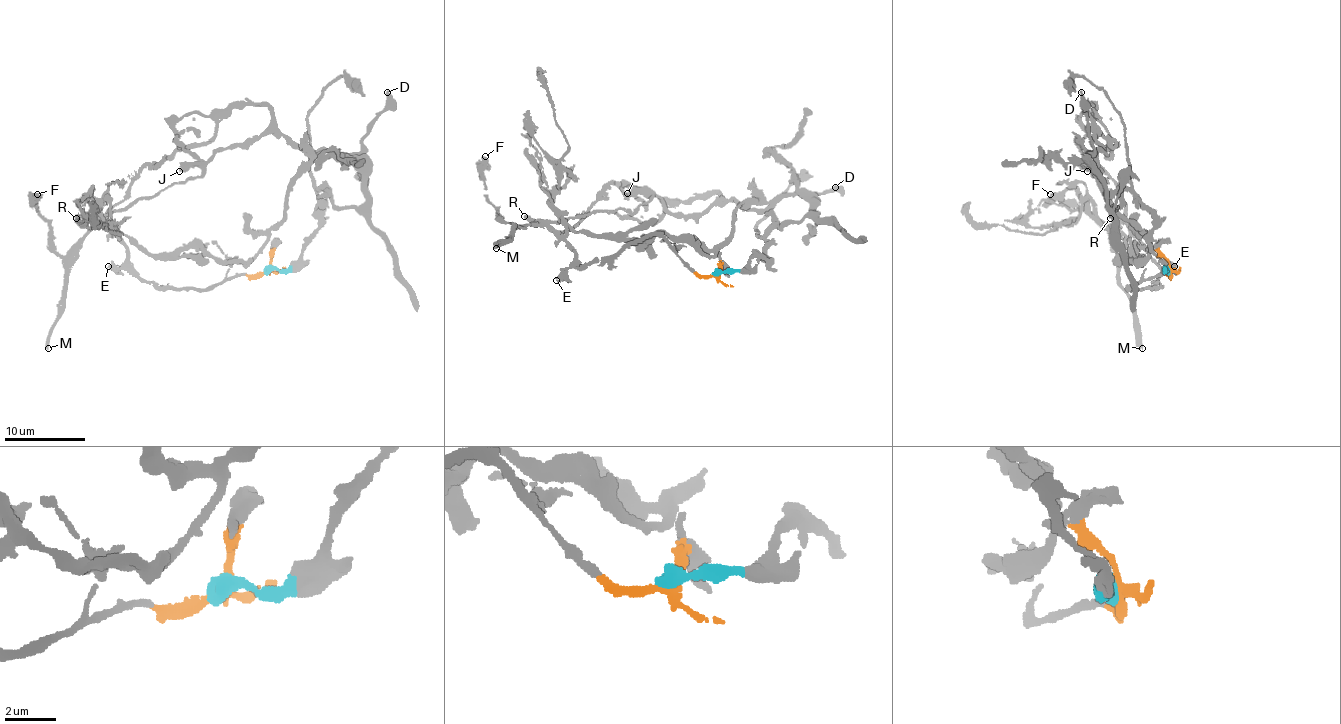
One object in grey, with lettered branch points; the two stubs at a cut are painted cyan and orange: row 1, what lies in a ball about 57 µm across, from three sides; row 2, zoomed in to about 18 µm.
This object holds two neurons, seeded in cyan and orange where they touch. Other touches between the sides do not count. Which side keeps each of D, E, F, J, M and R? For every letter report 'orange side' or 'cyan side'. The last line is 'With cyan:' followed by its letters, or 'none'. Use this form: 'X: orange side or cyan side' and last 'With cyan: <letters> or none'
D: cyan side
E: orange side
F: orange side
J: cyan side
M: orange side
R: cyan side
With cyan: D, J, R

